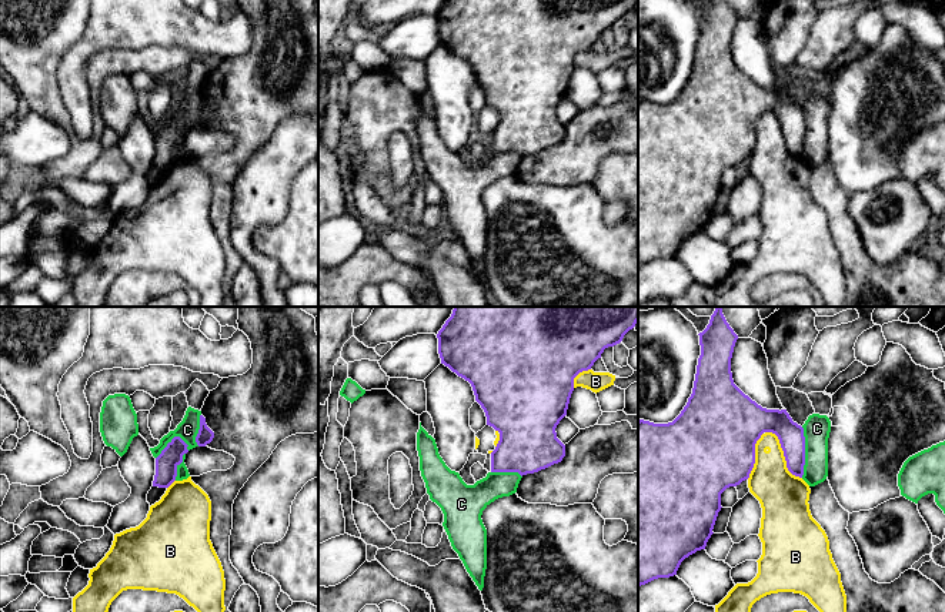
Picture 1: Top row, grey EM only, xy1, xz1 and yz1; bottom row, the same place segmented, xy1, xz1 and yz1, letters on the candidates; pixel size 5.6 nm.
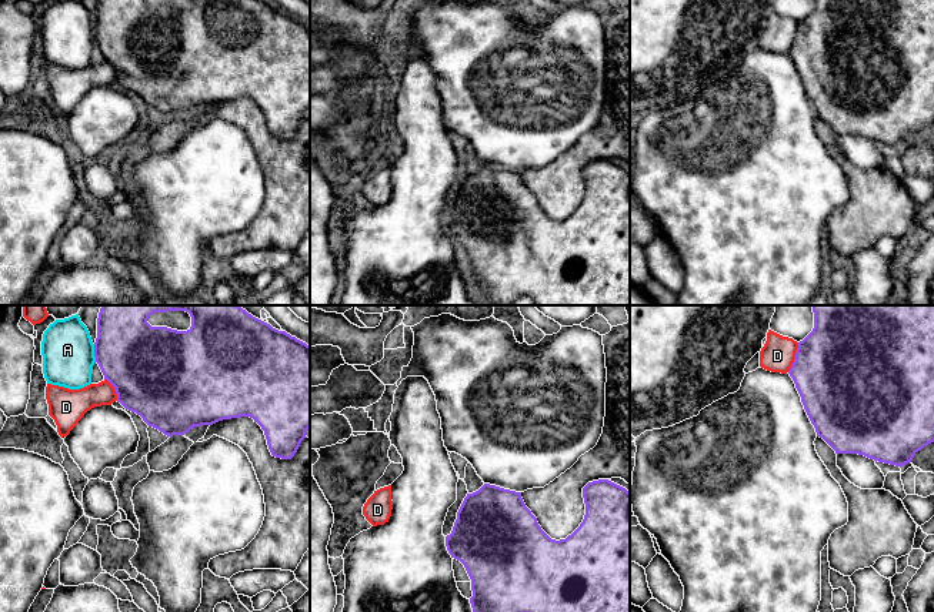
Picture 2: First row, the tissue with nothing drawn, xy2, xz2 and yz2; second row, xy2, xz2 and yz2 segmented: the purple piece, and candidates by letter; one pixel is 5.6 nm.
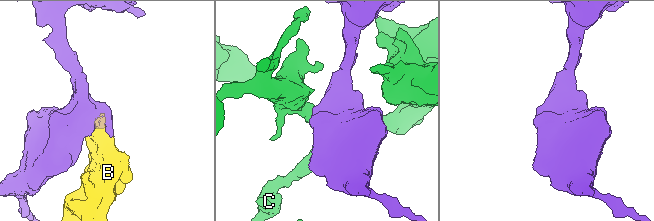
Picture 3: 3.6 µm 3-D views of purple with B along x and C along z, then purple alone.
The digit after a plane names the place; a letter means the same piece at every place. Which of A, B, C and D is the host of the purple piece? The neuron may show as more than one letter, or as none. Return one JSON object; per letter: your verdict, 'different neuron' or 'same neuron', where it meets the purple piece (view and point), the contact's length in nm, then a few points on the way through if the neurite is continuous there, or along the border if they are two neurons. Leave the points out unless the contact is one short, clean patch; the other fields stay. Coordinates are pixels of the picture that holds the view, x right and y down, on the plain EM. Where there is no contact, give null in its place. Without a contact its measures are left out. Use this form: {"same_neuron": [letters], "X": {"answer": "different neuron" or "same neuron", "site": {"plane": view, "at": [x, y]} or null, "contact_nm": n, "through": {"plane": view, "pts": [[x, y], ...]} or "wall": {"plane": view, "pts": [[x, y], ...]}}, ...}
{"same_neuron": [], "A": {"answer": "different neuron", "site": {"plane": "xy2", "at": [94, 33]}, "contact_nm": 110}, "B": {"answer": "different neuron", "site": {"plane": "yz1", "at": [784, 134]}, "contact_nm": 340}, "C": {"answer": "different neuron", "site": {"plane": "yz1", "at": [804, 133]}, "contact_nm": 280, "wall": {"plane": "yz1", "pts": [[801, 107], [804, 117], [802, 157]]}}, "D": {"answer": "different neuron", "site": {"plane": "yz2", "at": [796, 37]}, "contact_nm": 180}}

